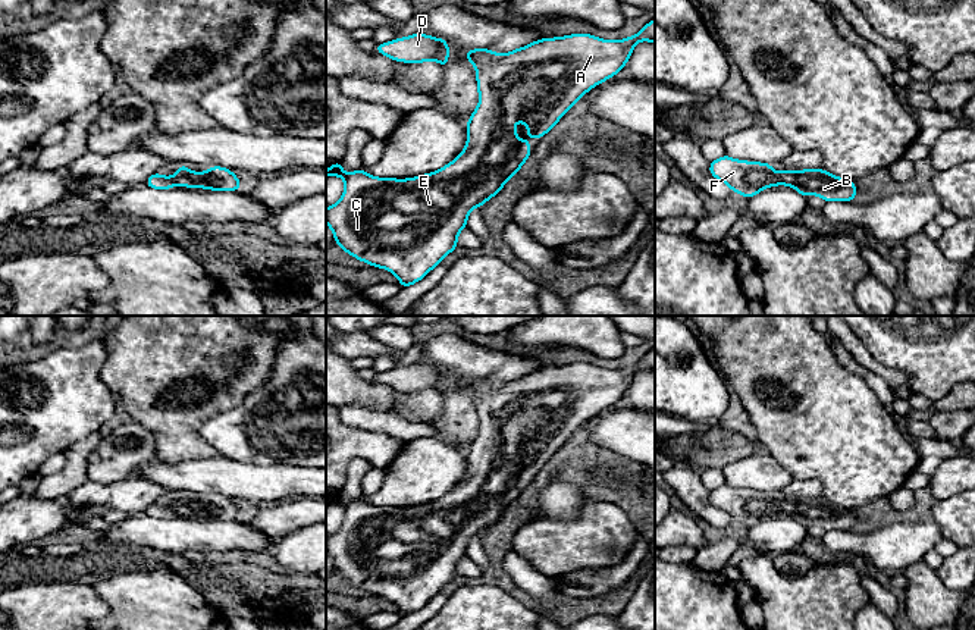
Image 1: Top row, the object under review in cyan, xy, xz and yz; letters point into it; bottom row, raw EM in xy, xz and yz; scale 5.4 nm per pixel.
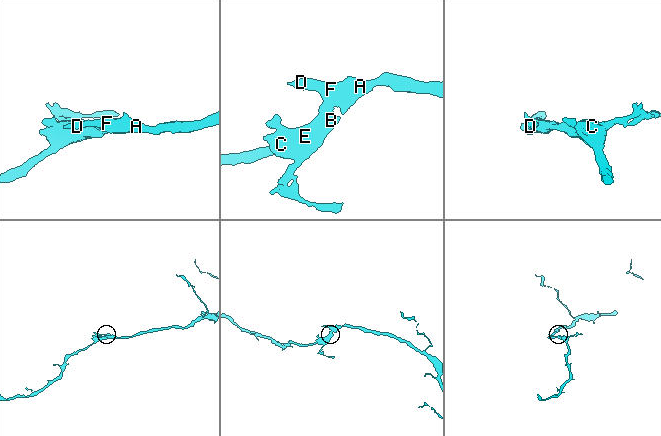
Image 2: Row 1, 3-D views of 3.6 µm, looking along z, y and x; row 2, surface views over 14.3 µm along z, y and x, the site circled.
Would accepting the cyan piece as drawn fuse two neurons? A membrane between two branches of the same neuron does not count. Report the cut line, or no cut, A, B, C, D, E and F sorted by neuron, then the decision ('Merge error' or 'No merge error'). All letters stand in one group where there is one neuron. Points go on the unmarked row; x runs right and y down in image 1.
No split. Groups: A B C D E F. No merge error

